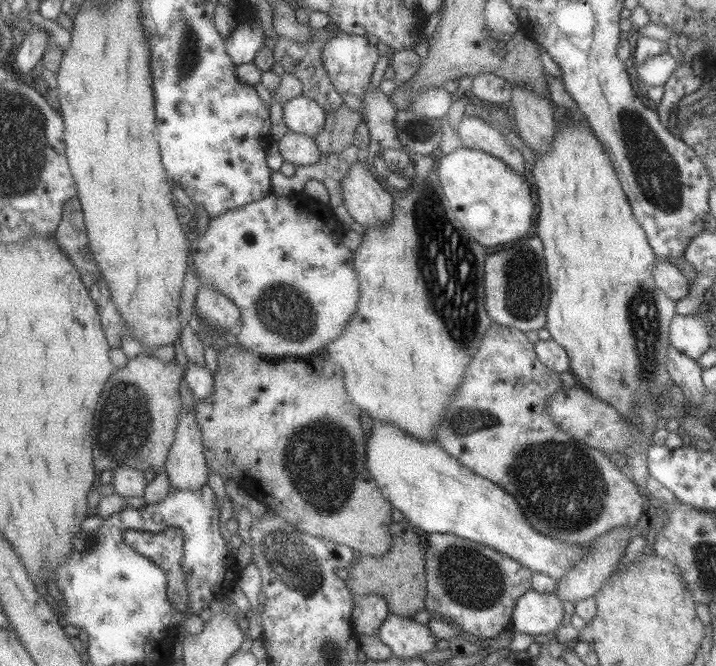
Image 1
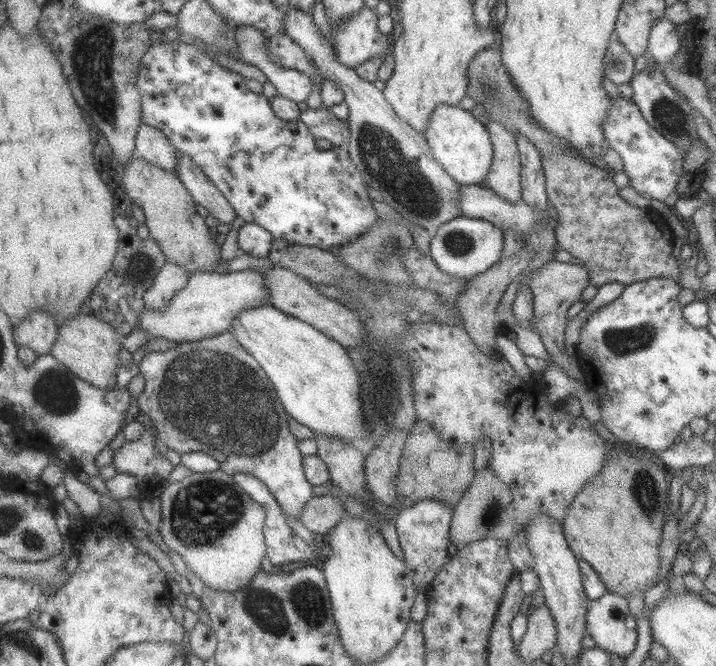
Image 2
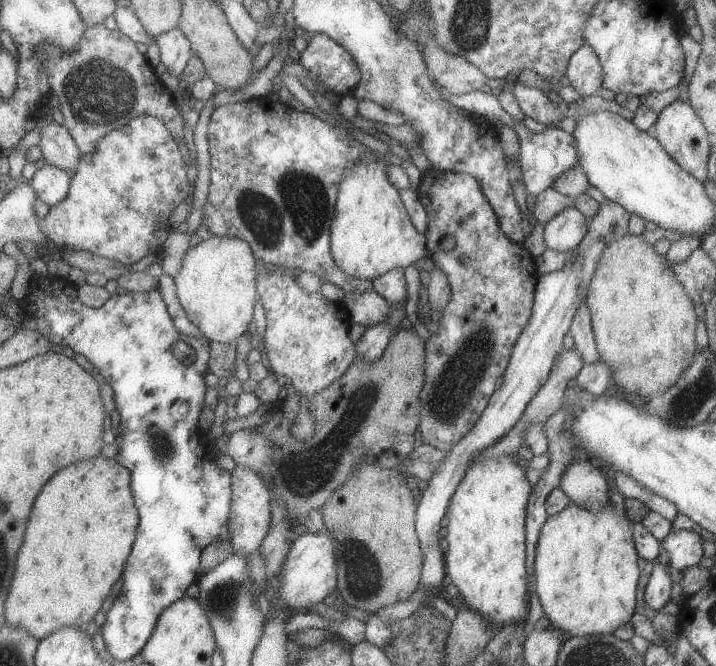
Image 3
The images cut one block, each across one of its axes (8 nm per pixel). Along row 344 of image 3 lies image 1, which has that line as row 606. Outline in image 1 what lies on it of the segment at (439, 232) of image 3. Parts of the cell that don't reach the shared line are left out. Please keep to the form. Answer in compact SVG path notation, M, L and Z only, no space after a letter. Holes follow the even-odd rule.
M427 533L426 543L424 608L448 618L478 639L496 638L503 631L511 631L515 601L532 588L532 572L492 548L455 535Z

